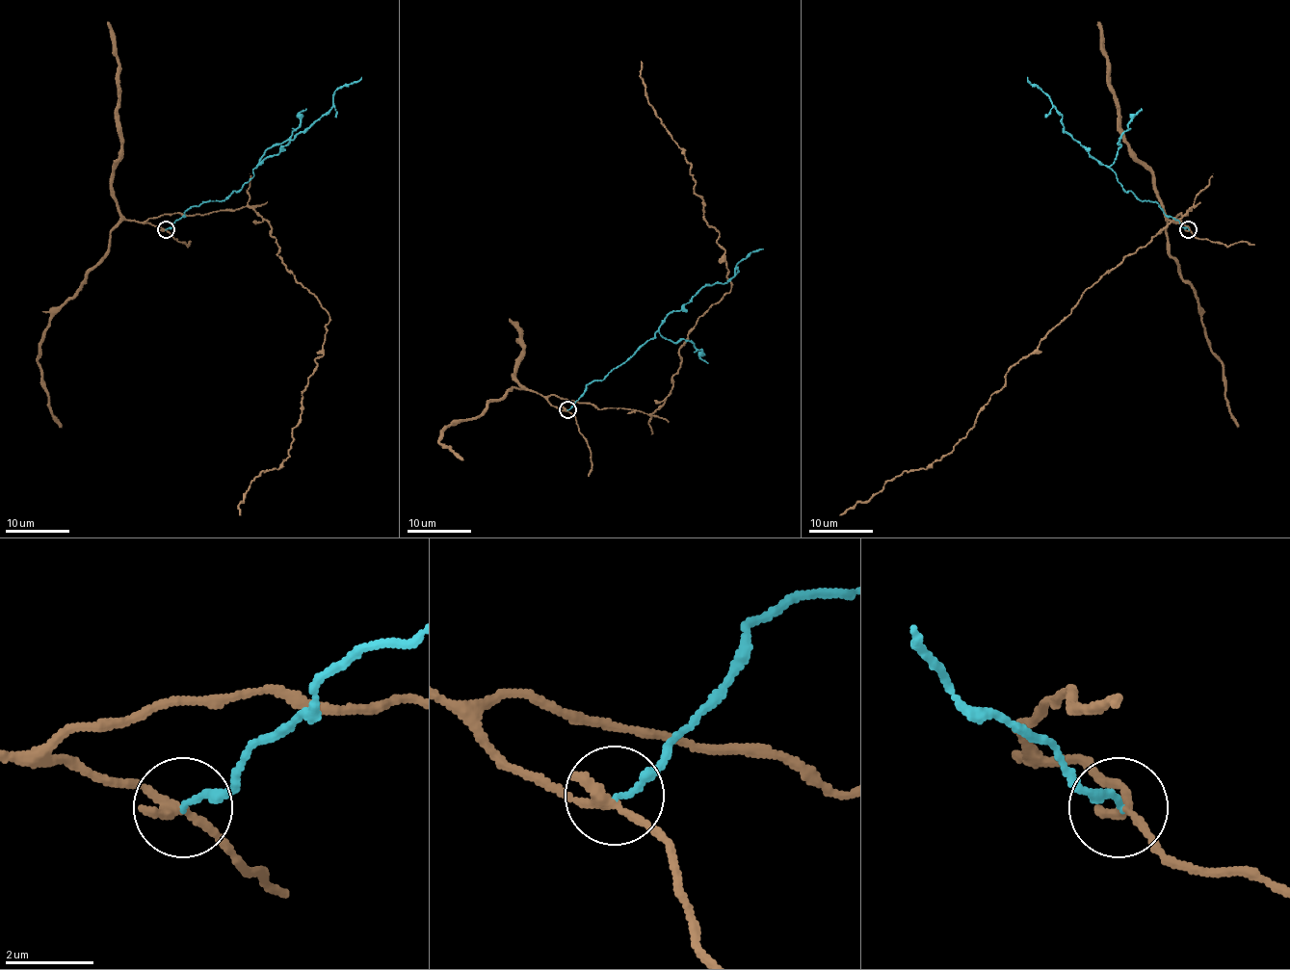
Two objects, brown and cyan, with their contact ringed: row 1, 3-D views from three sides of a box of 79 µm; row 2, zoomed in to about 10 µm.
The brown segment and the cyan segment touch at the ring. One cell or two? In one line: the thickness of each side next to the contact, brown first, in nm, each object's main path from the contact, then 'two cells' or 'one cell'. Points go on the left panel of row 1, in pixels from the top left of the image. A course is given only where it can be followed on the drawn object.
240 nm thick on the brown side, 150 nm on the other; brown runs (166, 230), (146, 222), (250, 206), (270, 223), (294, 277), (329, 315), (289, 456), (253, 480), (239, 514); cyan runs (166, 230), (188, 209), (223, 201), (238, 192), (253, 170), (324, 115), (338, 88), (360, 76); two cells

